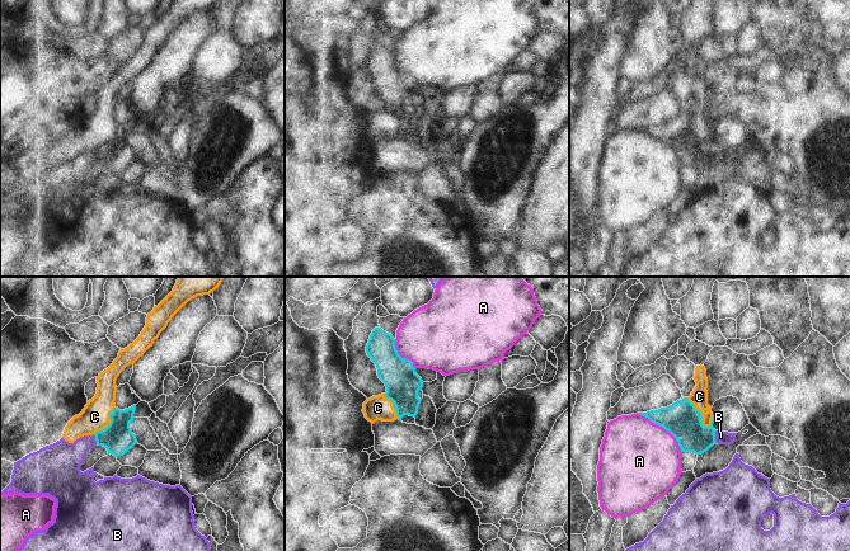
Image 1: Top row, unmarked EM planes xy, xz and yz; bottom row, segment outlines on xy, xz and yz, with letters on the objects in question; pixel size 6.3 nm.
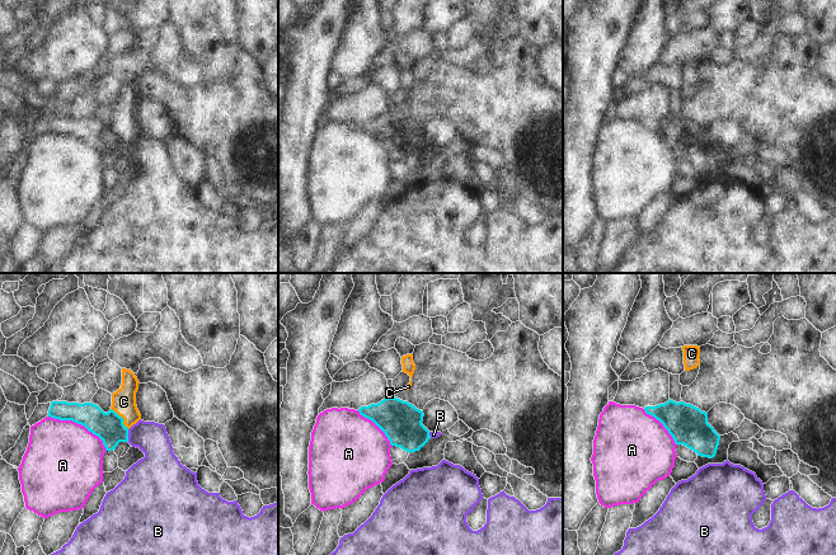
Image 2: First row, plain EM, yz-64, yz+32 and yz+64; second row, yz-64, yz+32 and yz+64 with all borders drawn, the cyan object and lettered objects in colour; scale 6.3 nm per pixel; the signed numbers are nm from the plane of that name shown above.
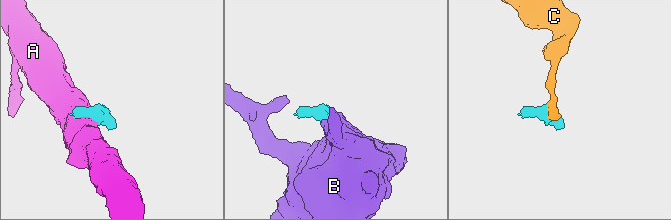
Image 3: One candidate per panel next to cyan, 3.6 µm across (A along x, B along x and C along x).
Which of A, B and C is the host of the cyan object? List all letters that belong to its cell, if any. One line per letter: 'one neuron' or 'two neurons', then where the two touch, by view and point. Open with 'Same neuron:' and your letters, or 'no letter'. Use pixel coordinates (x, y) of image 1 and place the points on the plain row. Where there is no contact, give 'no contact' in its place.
Same neuron: no letter
A: two neurons; contact yz (662, 141)
B: two neurons; contact yz (714, 152)
C: two neurons; contact yz (700, 130)

